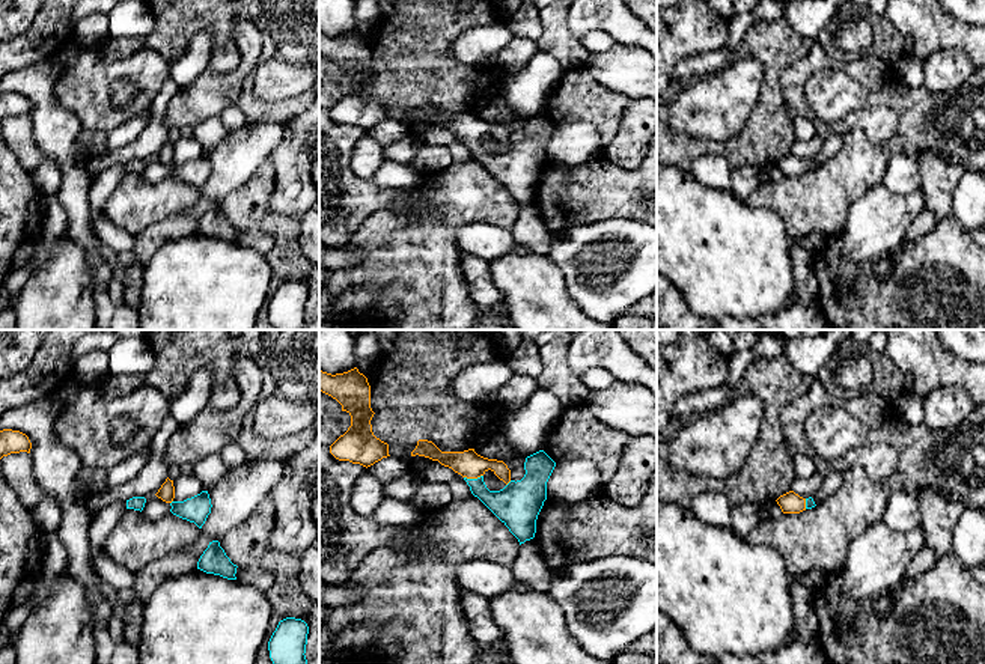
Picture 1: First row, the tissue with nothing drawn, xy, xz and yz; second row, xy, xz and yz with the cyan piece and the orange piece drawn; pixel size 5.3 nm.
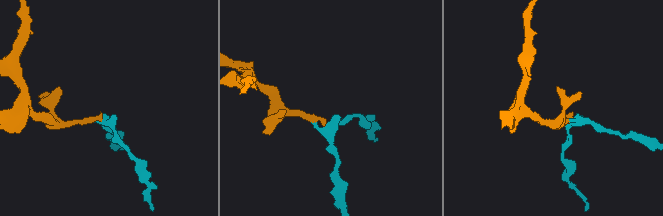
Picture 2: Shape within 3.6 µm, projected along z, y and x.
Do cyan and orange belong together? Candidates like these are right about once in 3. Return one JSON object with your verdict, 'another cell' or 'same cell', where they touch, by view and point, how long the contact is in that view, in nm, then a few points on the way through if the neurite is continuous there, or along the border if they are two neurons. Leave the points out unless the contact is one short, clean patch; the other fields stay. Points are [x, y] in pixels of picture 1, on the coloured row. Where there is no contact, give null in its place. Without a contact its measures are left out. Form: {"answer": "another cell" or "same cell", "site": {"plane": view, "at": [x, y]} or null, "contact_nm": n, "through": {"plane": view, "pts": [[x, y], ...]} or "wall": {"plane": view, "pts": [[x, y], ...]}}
{"answer": "same cell", "site": {"plane": "xz", "at": [473, 479]}, "contact_nm": 110, "through": {"plane": "xz", "pts": [[512, 505], [493, 500], [473, 479], [473, 470], [469, 464]]}}

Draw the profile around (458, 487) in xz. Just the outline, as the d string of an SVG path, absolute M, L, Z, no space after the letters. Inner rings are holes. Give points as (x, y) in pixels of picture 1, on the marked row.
M464 479L450 480L447 485L456 500L465 500L471 495L470 486Z

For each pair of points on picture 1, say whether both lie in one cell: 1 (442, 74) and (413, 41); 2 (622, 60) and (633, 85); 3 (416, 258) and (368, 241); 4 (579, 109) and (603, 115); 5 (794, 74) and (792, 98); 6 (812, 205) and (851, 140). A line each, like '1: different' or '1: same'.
1: same
2: same
3: same
4: same
5: same
6: same

